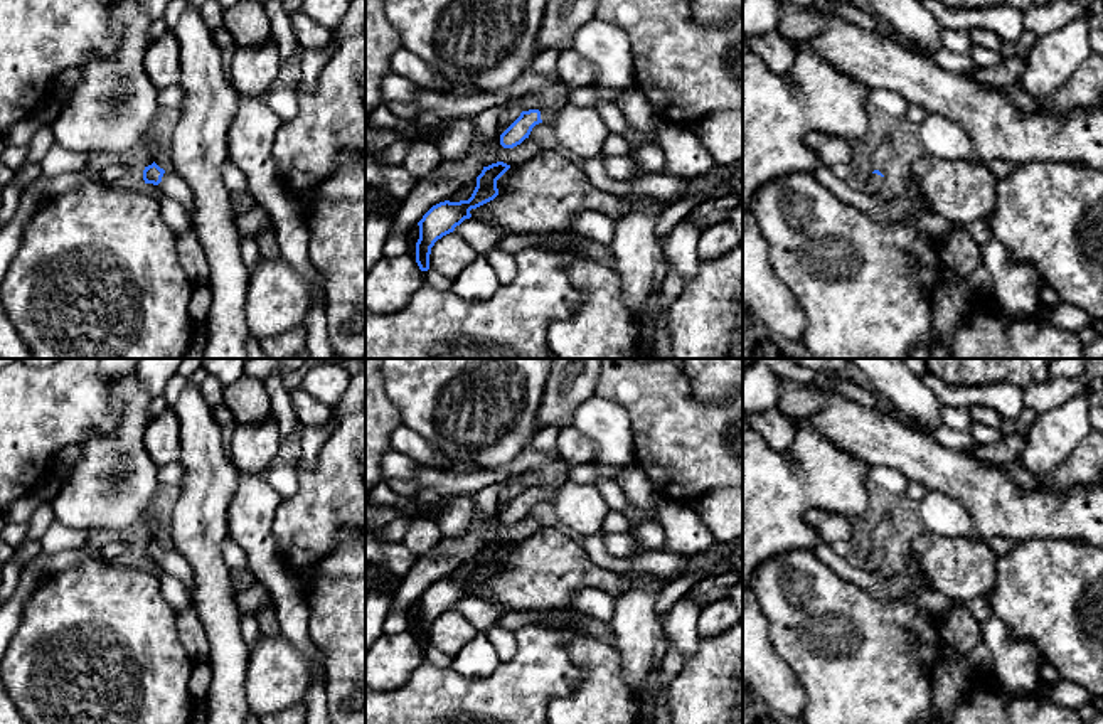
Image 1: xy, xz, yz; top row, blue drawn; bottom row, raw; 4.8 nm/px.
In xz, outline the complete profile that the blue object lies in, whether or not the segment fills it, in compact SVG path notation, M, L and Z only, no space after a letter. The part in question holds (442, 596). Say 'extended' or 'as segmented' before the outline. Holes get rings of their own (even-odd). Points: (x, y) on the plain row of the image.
as segmented; M504 539L483 544L482 551L477 554L477 564L468 578L460 579L440 579L433 583L419 603L419 616L416 620L416 640L421 648L429 647L431 625L438 616L455 608L465 596L470 596L472 586L477 586L498 572L497 557L510 546Z

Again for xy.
extended; M153 539L152 542L145 544L143 557L145 561L157 562L163 572L179 578L187 586L189 596L194 598L194 572L182 554L172 547L165 549Z

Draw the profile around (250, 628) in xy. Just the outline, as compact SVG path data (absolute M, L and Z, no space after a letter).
M251 615L241 616L241 633L242 633L242 638L246 640L248 650L251 653L261 636L261 631L259 631L259 626L258 626L258 621L254 616L251 616Z

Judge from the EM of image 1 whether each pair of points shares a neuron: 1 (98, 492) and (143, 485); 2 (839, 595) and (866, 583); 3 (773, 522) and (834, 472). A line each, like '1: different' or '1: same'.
1: same
2: different
3: same

